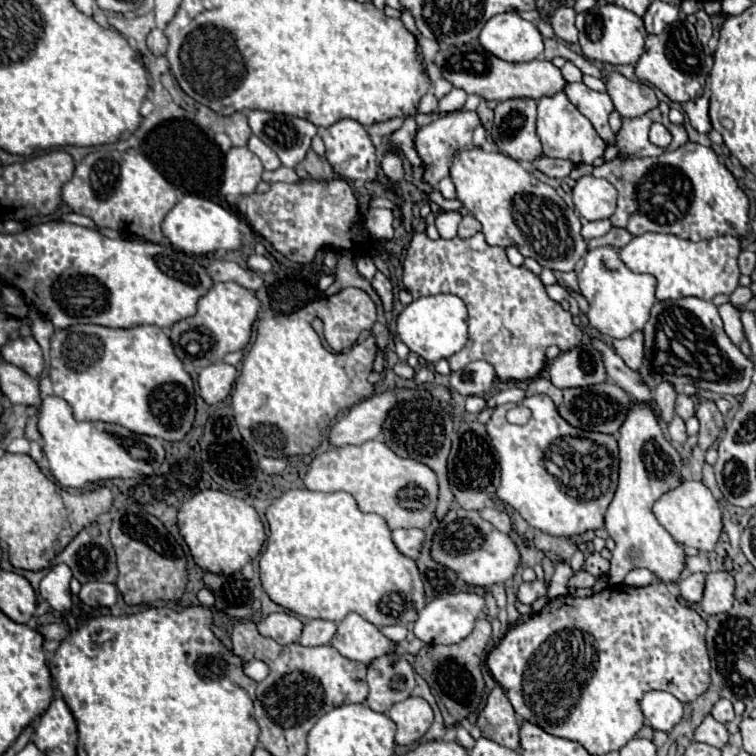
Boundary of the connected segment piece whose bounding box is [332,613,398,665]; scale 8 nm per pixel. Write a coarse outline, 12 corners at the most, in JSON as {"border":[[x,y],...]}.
{"border":[[350,613],[332,645],[348,659],[370,665],[396,651],[376,625]]}

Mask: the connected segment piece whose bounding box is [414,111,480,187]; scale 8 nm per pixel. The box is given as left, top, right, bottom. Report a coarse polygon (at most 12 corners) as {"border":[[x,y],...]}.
{"border":[[458,111],[416,131],[422,179],[436,187],[470,149],[480,119]]}

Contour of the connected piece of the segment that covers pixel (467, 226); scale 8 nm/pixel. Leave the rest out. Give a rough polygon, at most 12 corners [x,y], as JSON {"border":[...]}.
{"border":[[464,215],[458,235],[476,235],[482,227],[472,215]]}

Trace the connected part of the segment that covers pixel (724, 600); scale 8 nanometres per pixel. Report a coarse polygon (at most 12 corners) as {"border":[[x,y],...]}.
{"border":[[708,573],[700,601],[708,615],[726,613],[734,603],[734,577]]}

